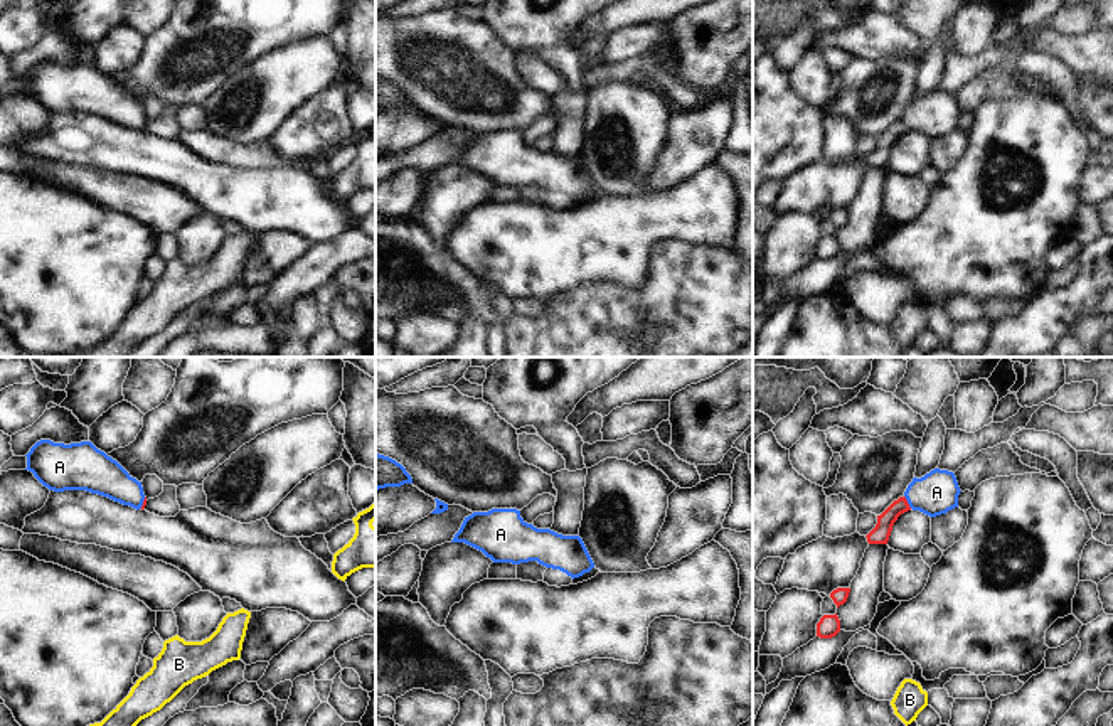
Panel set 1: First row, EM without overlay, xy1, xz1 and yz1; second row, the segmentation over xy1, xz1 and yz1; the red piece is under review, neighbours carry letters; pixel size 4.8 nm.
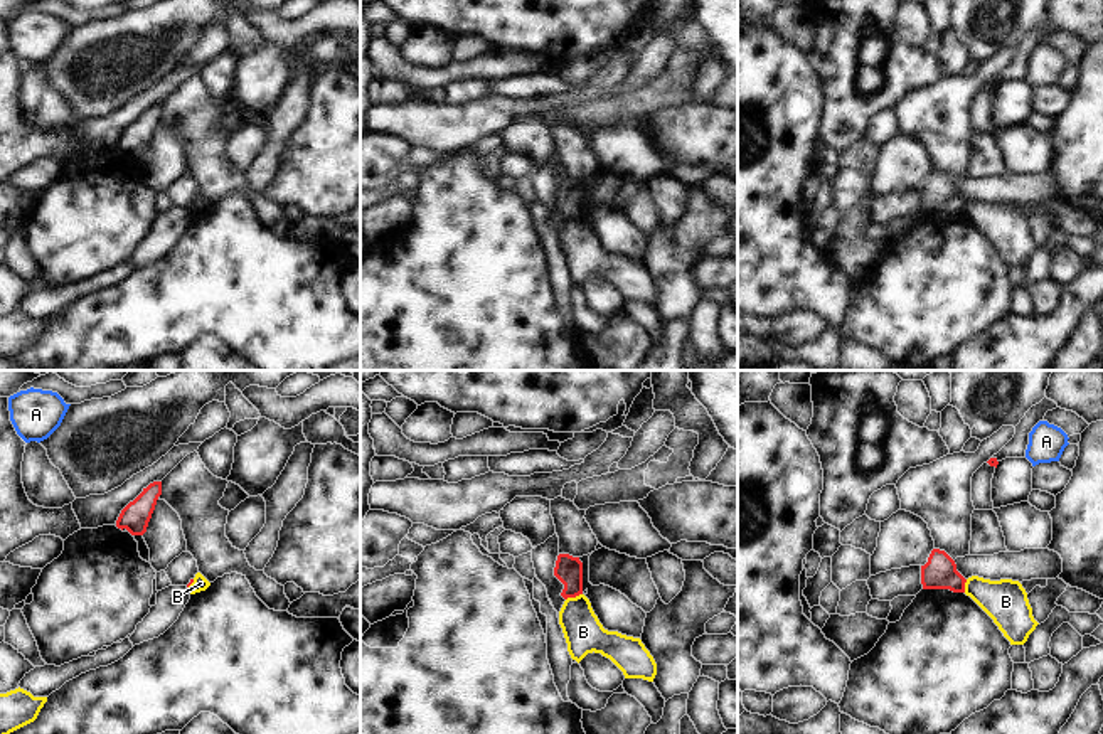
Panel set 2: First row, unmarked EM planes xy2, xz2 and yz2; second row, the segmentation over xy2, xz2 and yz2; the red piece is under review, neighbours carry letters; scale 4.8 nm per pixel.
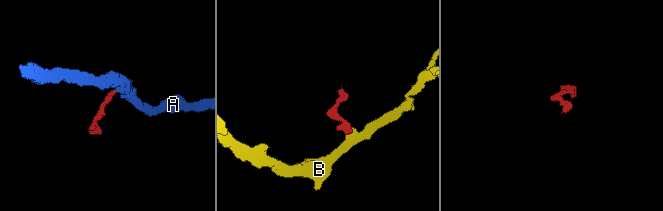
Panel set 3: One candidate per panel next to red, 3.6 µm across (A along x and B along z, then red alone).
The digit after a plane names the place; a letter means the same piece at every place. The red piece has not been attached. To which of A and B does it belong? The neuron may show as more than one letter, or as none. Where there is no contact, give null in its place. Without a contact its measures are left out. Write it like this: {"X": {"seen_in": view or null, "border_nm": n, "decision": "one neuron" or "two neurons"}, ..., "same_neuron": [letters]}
{"A": {"seen_in": "yz1", "border_nm": 70, "decision": "one neuron"}, "B": {"seen_in": "xz2", "border_nm": 90, "decision": "two neurons"}, "same_neuron": ["A"]}

